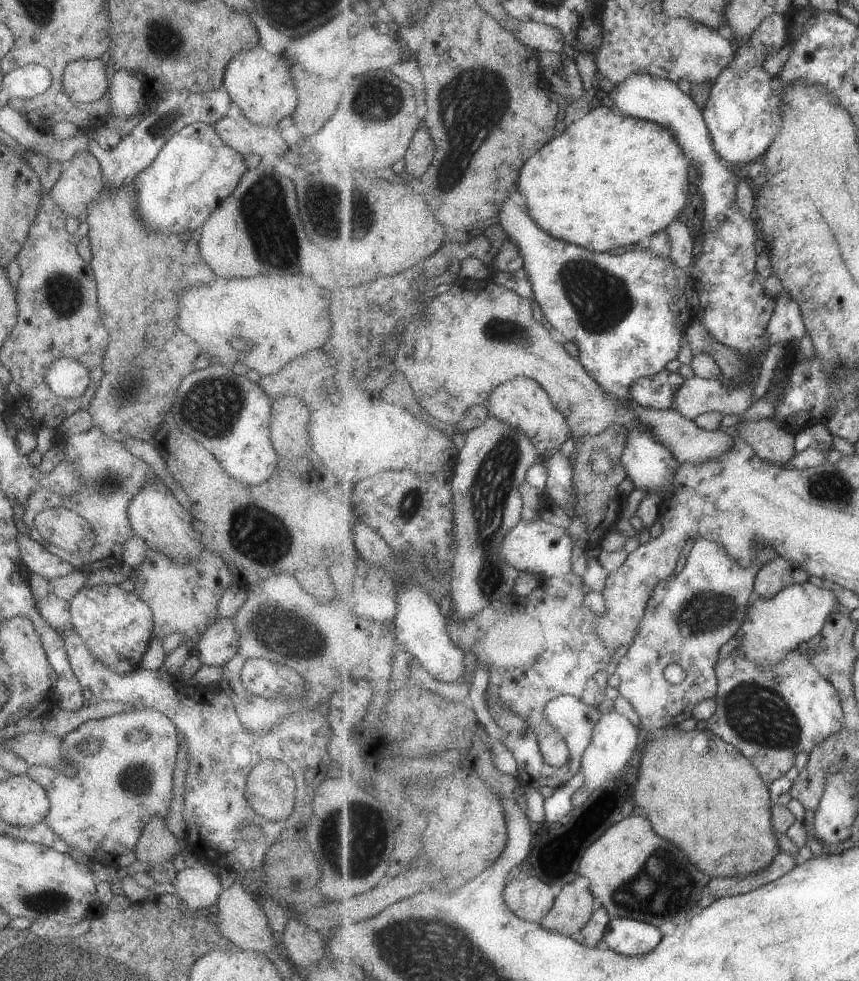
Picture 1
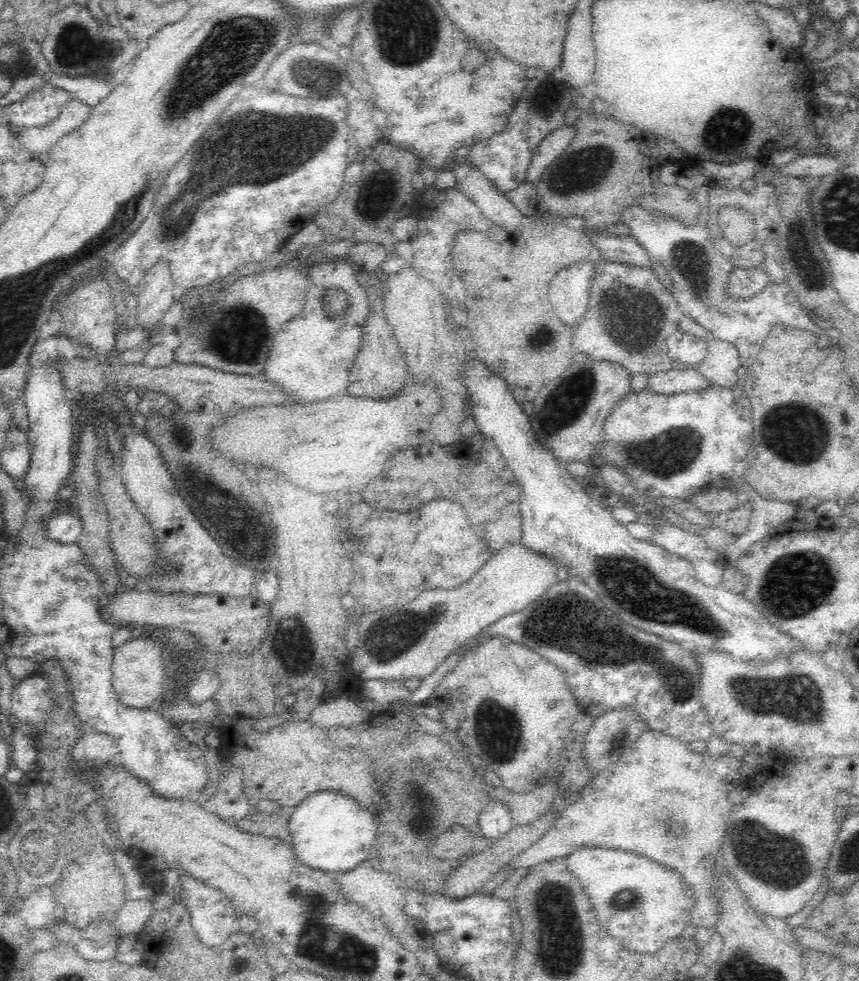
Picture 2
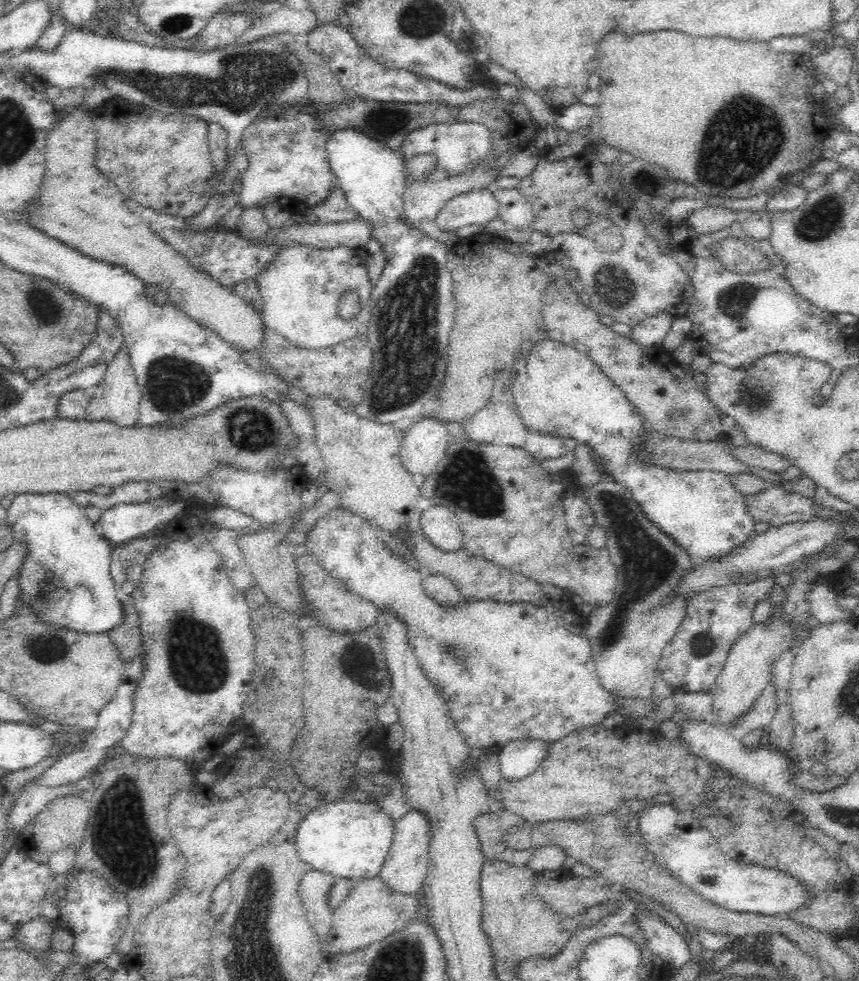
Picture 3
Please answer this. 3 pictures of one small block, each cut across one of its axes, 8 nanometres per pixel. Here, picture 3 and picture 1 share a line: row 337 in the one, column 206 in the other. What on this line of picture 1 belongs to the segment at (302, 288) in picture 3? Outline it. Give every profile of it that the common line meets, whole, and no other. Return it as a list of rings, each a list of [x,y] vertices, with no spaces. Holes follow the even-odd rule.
[[[300,275],[255,276],[255,278],[226,278],[214,276],[209,283],[192,285],[178,295],[176,305],[176,326],[205,355],[211,365],[231,364],[237,360],[237,350],[232,347],[234,342],[244,341],[251,344],[250,352],[246,352],[243,361],[260,376],[276,375],[296,357],[319,348],[331,330],[331,308],[329,308],[329,292],[310,282],[309,278]]]

